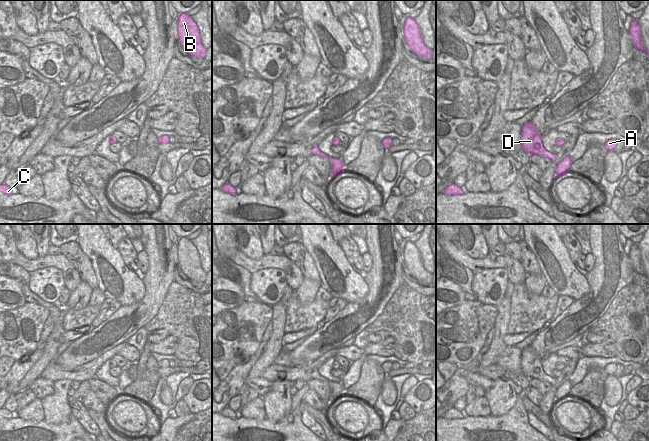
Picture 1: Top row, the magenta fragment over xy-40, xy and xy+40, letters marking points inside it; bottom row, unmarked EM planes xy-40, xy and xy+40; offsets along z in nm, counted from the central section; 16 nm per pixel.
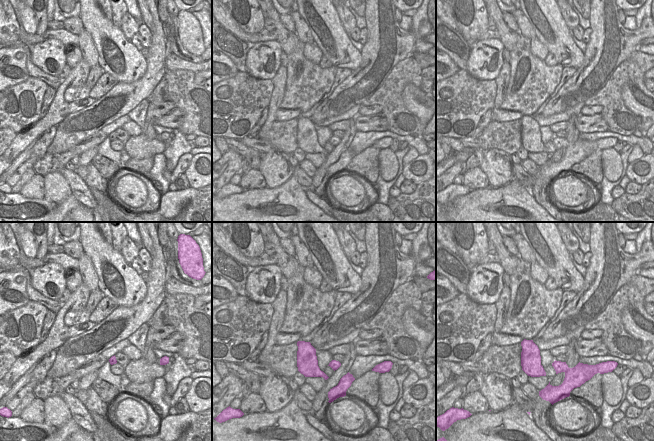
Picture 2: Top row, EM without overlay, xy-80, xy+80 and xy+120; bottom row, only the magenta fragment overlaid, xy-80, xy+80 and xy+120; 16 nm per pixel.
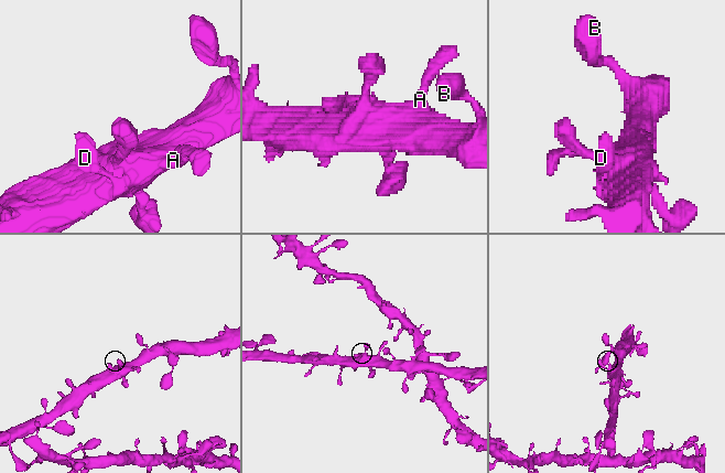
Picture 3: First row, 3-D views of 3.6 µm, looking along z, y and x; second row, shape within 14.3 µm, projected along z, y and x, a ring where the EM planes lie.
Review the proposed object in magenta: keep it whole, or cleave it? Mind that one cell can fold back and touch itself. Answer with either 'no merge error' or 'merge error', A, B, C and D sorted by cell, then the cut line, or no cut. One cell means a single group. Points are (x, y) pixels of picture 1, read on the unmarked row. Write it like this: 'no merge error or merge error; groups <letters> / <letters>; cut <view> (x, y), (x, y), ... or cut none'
no merge error; groups A B C D; cut none

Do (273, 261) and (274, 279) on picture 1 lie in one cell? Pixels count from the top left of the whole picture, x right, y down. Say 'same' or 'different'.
different

